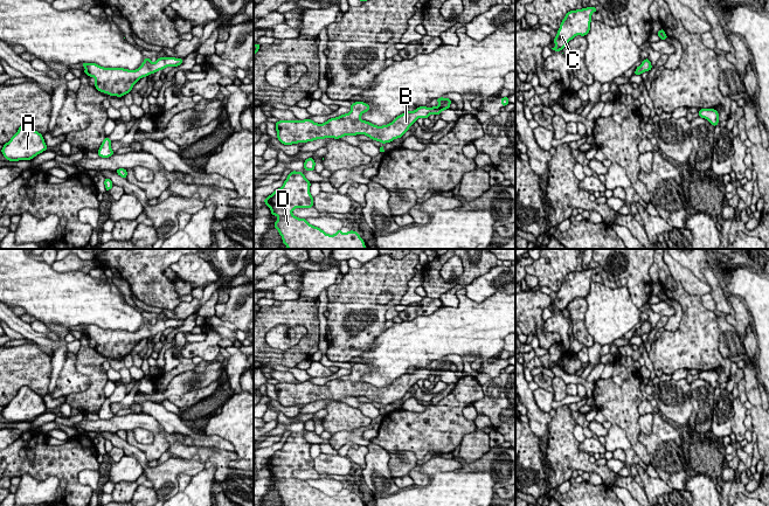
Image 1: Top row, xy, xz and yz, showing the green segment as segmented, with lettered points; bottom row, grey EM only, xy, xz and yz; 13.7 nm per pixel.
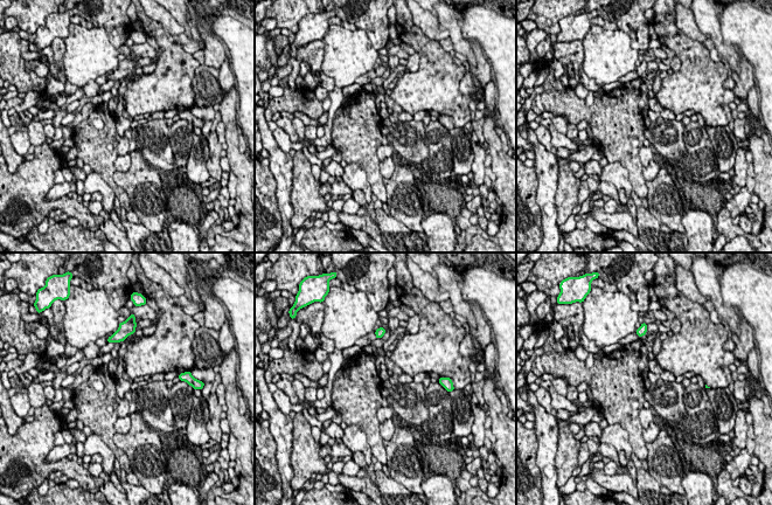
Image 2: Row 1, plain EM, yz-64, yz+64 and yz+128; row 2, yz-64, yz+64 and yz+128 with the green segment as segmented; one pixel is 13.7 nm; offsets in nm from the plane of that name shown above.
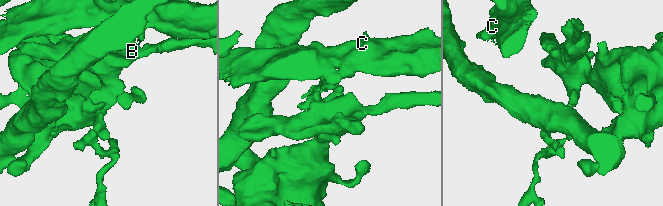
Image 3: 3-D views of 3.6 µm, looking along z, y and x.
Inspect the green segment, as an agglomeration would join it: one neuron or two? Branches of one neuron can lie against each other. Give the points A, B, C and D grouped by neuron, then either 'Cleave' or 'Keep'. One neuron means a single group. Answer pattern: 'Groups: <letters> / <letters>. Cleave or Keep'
Groups: A B C D. Keep

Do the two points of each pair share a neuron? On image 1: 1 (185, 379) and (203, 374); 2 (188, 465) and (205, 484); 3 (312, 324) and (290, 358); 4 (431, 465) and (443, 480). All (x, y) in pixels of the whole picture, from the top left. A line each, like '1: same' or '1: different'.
1: same
2: different
3: same
4: different

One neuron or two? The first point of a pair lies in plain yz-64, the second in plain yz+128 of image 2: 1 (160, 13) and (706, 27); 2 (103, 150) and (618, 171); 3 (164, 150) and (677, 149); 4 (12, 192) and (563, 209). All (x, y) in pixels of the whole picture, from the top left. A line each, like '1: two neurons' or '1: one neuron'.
1: two neurons
2: two neurons
3: one neuron
4: one neuron

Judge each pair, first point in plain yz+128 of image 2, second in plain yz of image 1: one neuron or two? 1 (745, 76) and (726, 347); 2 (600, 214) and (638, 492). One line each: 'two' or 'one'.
1: two
2: one

